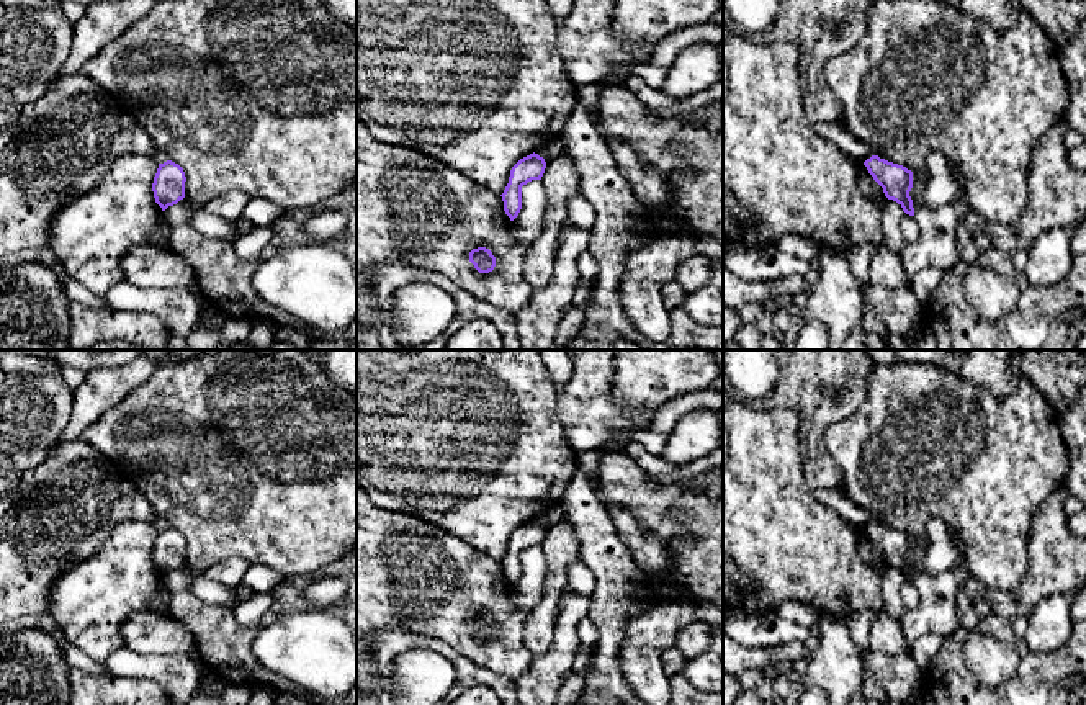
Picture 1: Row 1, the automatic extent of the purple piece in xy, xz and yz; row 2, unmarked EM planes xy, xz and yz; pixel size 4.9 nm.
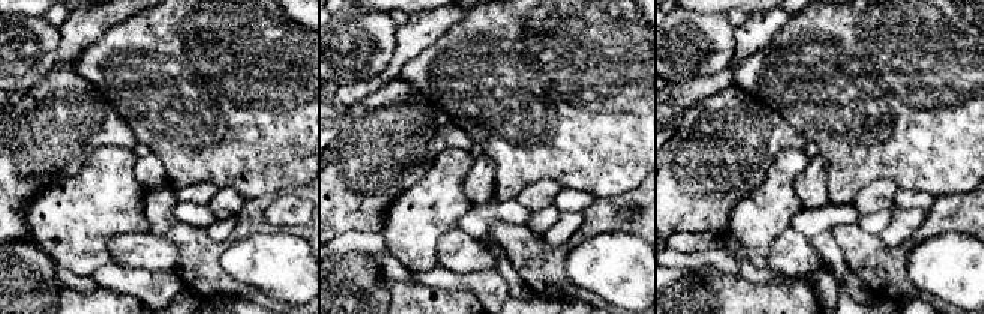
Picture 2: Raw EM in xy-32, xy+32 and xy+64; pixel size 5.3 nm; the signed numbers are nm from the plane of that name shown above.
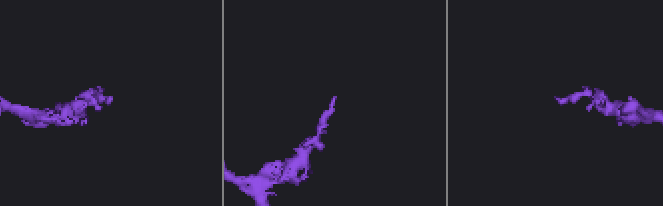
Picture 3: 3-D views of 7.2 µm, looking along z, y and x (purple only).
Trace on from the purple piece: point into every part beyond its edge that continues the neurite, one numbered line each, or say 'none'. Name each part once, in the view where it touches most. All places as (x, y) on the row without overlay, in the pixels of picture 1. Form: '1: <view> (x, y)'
none

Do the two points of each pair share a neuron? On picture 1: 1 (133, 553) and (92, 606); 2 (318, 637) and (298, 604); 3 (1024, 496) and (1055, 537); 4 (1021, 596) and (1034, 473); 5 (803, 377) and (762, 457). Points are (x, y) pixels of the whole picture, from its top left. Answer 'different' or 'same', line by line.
1: same
2: different
3: different
4: different
5: different

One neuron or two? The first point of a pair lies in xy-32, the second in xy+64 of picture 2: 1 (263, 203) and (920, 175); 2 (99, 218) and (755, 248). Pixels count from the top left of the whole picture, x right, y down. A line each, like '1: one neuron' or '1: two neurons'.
1: two neurons
2: one neuron

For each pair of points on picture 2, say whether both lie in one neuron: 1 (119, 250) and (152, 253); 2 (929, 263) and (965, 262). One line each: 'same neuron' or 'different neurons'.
1: same neuron
2: same neuron

